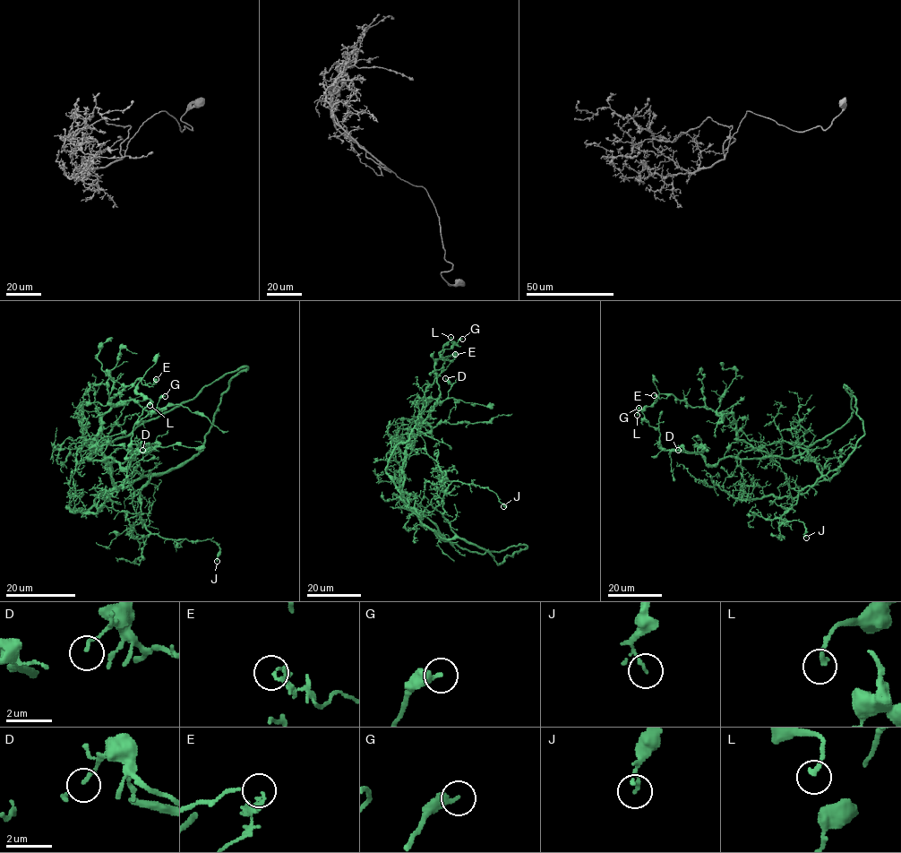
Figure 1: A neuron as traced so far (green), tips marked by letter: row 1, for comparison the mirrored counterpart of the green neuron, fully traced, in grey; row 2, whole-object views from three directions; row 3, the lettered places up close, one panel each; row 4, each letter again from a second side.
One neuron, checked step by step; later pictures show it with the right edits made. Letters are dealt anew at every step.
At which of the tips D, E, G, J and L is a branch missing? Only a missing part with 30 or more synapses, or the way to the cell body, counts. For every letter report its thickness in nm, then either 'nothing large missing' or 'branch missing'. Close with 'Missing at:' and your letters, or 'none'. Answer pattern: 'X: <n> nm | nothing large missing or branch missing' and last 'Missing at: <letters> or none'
D: 130 nm | nothing large missing
E: 140 nm | nothing large missing
G: 420 nm | nothing large missing
J: 120 nm | nothing large missing
L: 200 nm | nothing large missing
Missing at: none

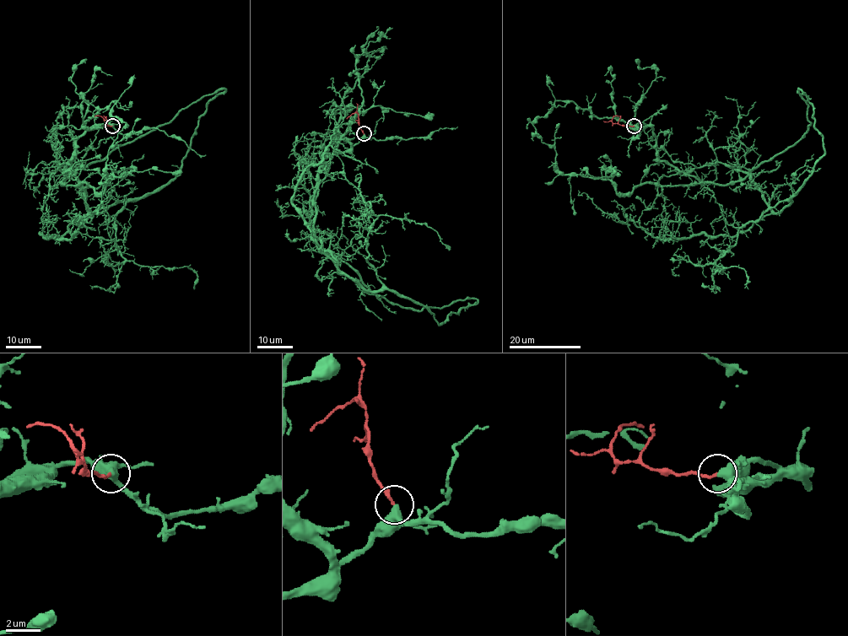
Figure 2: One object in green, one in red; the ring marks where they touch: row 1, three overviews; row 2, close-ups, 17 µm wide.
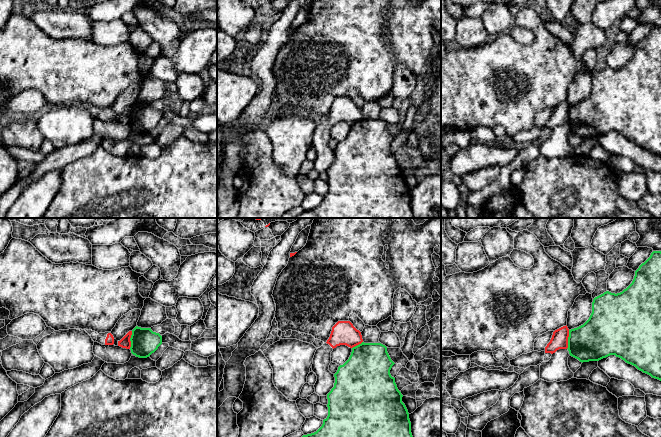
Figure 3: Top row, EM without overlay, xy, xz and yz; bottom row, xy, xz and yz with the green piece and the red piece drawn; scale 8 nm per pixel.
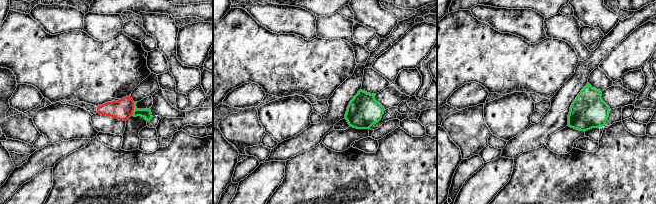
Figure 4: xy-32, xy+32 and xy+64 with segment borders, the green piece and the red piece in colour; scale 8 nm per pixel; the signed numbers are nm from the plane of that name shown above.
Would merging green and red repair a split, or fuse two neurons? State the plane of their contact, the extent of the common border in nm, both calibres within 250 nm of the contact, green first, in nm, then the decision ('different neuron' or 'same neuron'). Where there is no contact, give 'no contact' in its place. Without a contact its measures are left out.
yz | 150 nm | 340/140 nm | different neuron

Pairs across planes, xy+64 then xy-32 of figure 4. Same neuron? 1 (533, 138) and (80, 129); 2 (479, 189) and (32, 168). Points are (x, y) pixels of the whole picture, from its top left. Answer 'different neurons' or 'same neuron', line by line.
1: different neurons
2: different neurons

